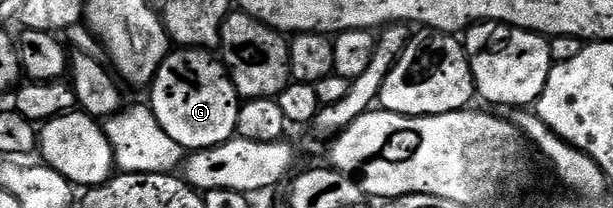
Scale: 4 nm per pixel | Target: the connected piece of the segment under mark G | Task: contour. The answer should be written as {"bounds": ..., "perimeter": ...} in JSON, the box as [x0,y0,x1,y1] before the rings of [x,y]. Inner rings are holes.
{"bounds":[147,48,243,151],"perimeter":[[[174,48],[163,59],[159,71],[152,79],[149,91],[147,101],[159,127],[163,127],[163,131],[167,131],[167,135],[171,135],[171,139],[175,139],[175,143],[179,143],[187,151],[210,149],[222,145],[224,141],[234,140],[243,101],[237,95],[237,88],[233,86],[229,70],[210,50]]]}

